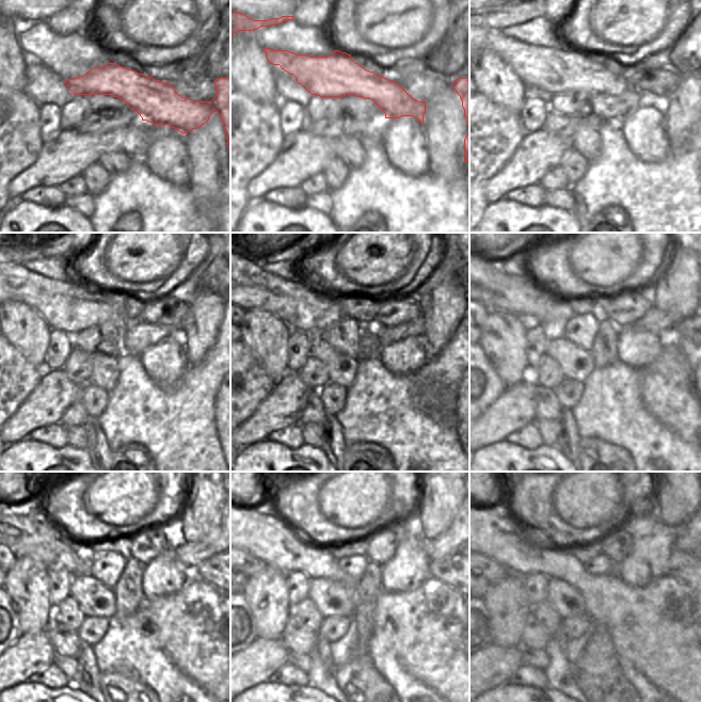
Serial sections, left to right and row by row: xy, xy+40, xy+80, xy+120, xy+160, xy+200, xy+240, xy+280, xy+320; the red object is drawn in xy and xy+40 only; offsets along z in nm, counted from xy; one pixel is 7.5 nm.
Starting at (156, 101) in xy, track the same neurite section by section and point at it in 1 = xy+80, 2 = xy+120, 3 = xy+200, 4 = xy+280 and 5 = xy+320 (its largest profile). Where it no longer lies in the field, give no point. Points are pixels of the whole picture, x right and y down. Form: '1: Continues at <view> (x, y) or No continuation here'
1: Continues at xy+80 (561, 69)
2: Continues at xy+120 (77, 307)
3: Continues at xy+200 (553, 315)
4: Continues at xy+280 (252, 521)
5: Continues at xy+320 (491, 522).

